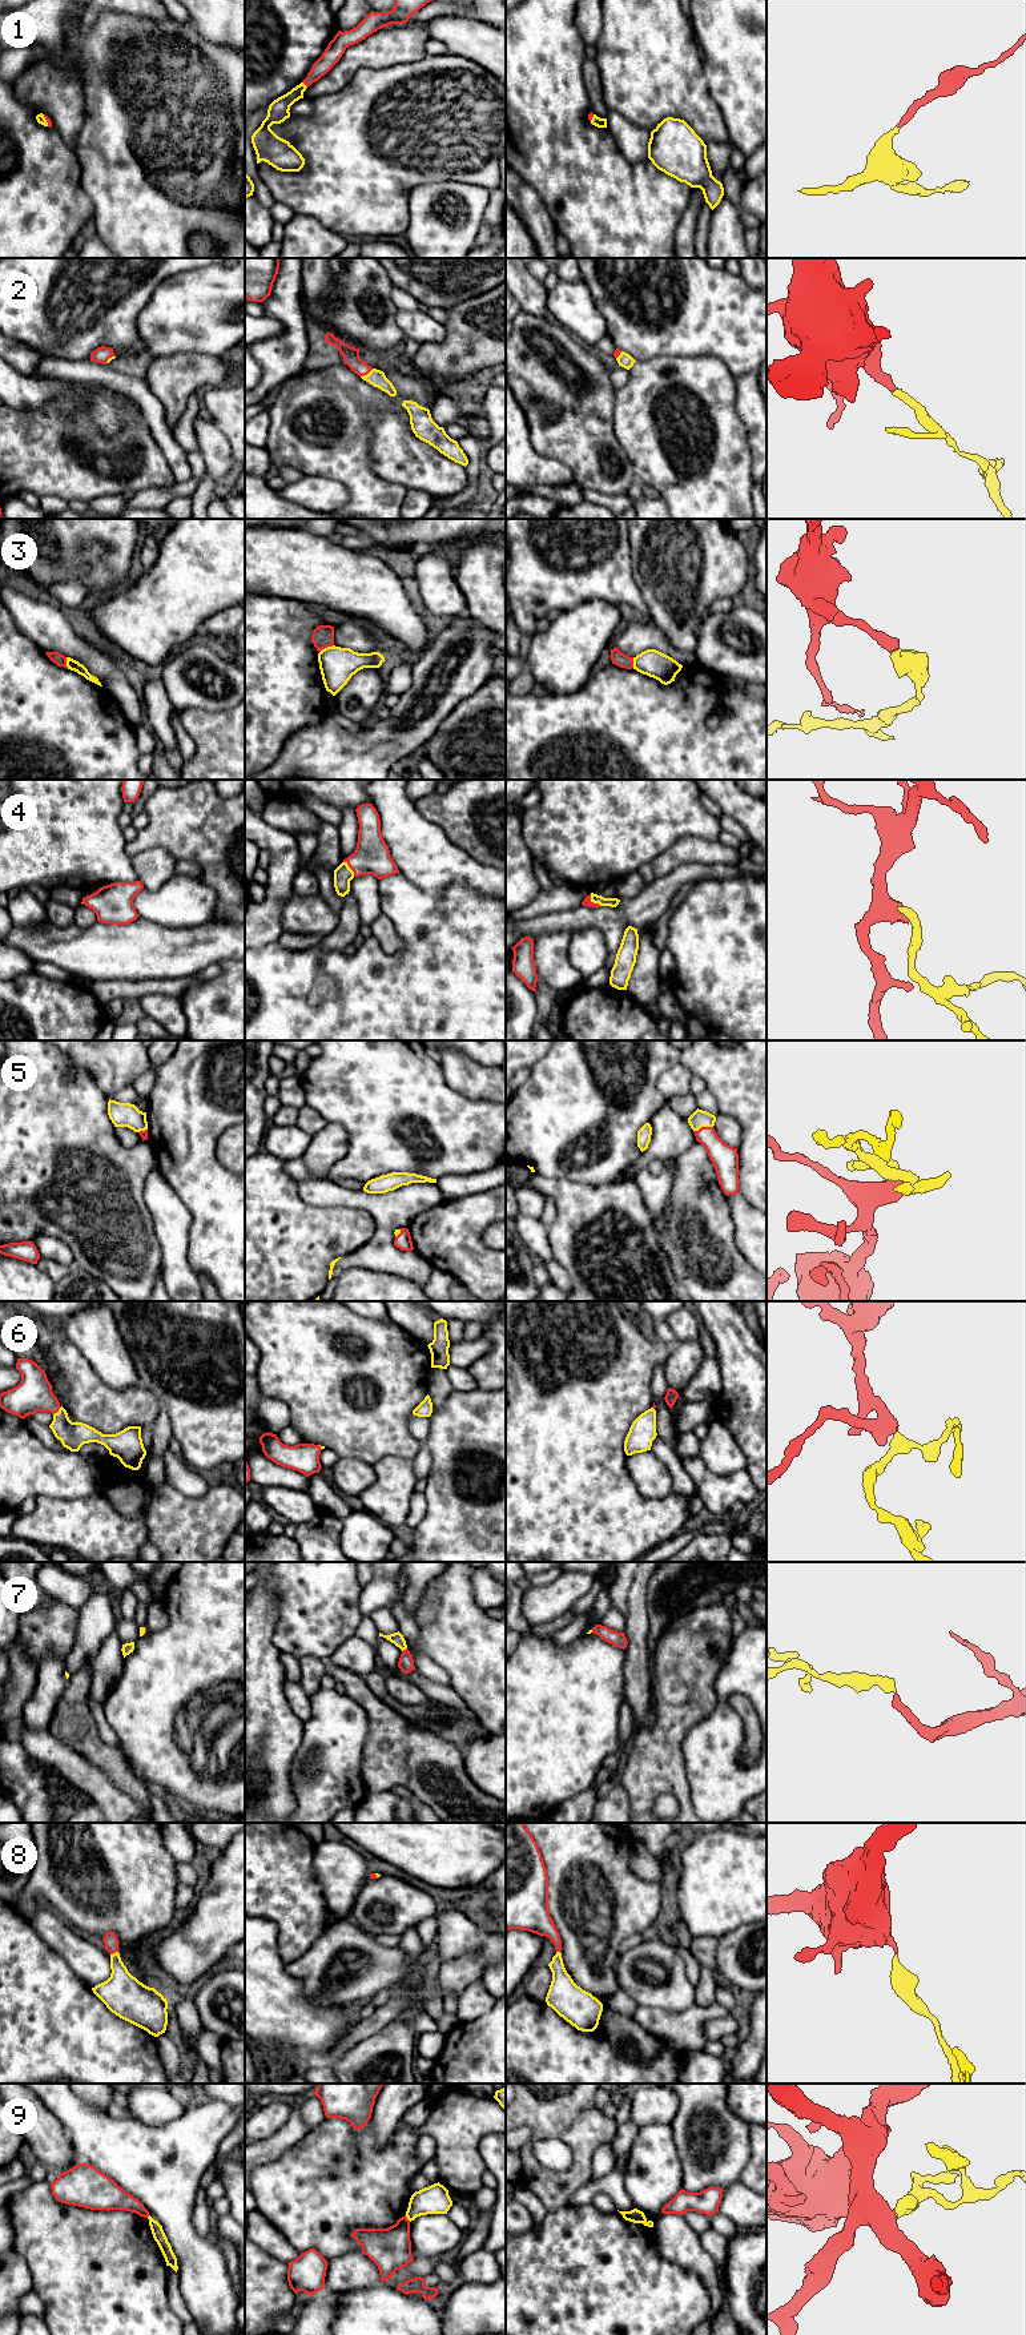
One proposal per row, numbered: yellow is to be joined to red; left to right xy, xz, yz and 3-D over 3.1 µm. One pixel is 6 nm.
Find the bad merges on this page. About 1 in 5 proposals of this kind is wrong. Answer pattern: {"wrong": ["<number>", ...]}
{"wrong": ["3", "9"]}

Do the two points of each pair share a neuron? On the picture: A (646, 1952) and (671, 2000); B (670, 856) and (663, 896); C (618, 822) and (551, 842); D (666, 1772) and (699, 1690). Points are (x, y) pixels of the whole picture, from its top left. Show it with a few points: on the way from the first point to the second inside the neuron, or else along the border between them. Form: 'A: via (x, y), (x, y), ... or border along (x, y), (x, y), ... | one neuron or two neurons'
A: via (660, 1956), (672, 1968), (672, 1985) | one neuron
B: border along (696, 862), (683, 862), (656, 878) | two neurons
C: via (602, 822), (595, 822), (583, 830), (567, 832) | one neuron
D: via (666, 1752), (666, 1735), (679, 1710) | one neuron

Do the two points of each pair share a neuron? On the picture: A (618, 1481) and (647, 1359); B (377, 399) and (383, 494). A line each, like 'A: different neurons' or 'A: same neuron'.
A: same neuron
B: same neuron

